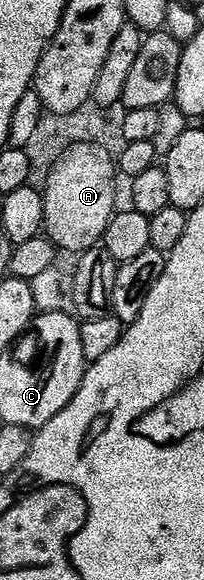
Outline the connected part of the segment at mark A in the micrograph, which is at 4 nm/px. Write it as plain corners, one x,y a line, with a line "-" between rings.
88,147
69,150
67,156
55,164
50,176
44,233
58,251
65,253
66,250
69,254
80,256
104,239
107,224
118,209
117,186
113,183
118,174
118,168
110,168
108,159
100,150

